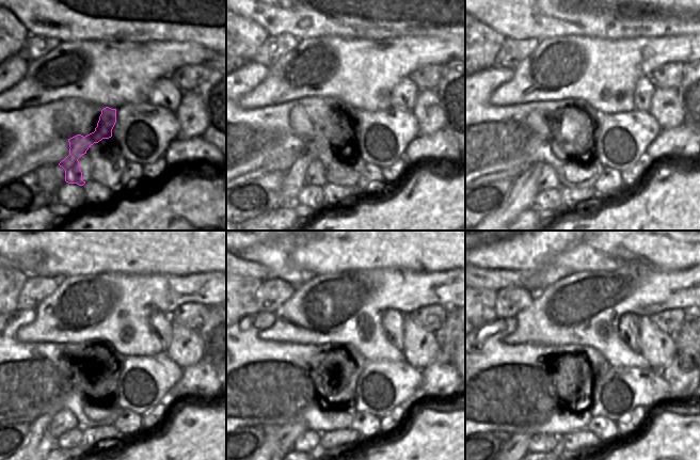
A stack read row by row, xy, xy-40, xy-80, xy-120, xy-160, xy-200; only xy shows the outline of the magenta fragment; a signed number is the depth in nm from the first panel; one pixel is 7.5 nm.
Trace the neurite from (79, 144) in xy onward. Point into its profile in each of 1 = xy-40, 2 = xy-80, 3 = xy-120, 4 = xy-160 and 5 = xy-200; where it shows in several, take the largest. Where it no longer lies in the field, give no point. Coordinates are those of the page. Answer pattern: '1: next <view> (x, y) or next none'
1: next xy-40 (305, 171)
2: next xy-80 (526, 187)
3: next xy-120 (45, 431)
4: next xy-160 (279, 441)
5: next xy-200 (516, 446)

